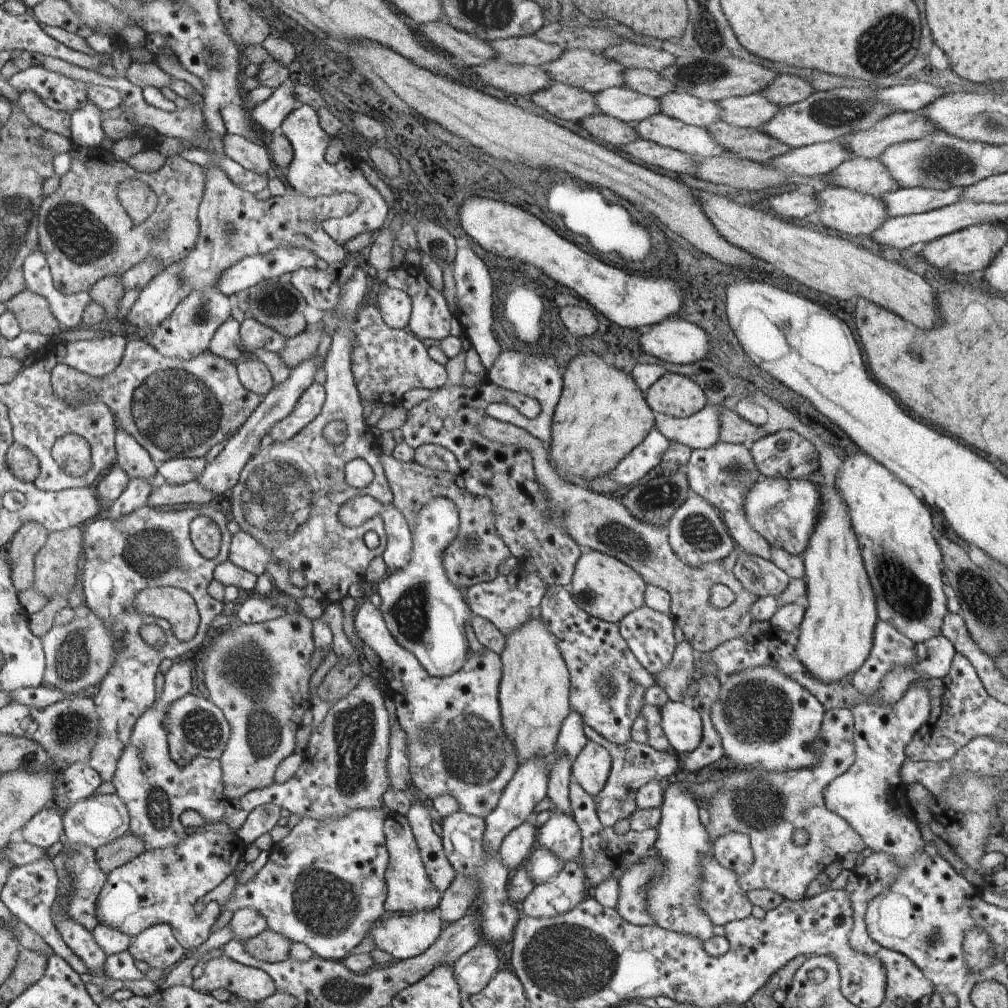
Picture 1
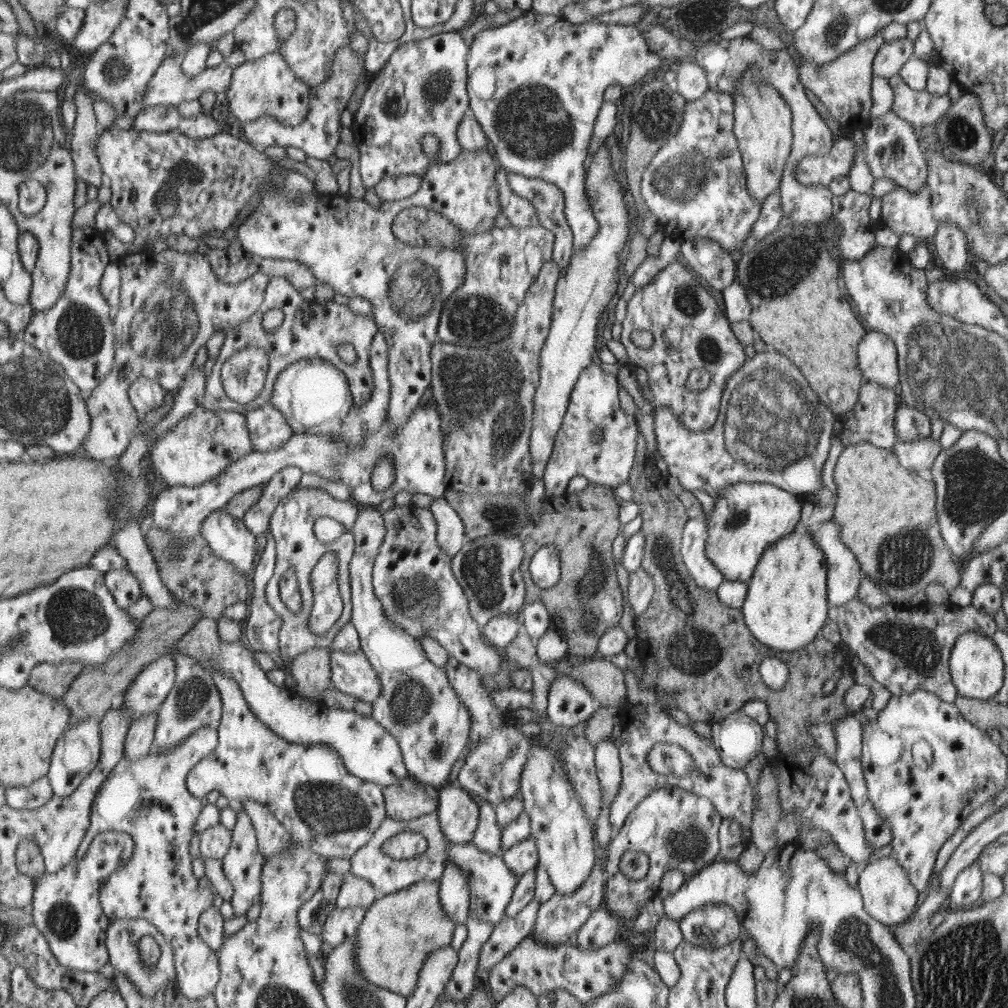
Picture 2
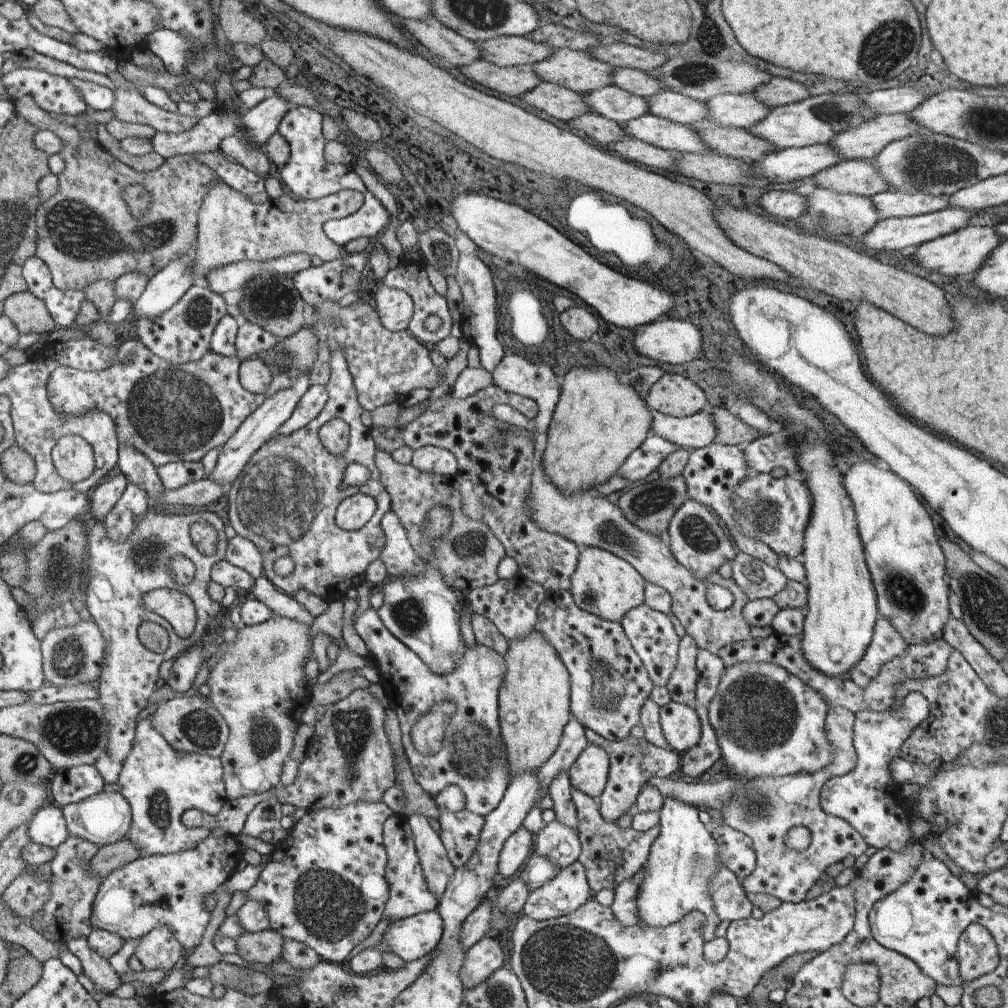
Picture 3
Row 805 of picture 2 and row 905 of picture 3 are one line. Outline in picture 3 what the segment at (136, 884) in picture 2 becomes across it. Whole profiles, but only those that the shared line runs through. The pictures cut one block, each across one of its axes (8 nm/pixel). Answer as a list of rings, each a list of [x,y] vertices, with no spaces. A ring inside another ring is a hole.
[[[226,834],[218,838],[209,835],[196,848],[166,855],[140,857],[117,869],[101,882],[91,916],[93,928],[118,934],[124,941],[129,941],[141,938],[154,928],[166,926],[182,942],[184,948],[188,948],[188,951],[194,950],[200,945],[206,926],[210,922],[210,911],[206,912],[202,906],[204,898],[216,892],[216,888],[226,880],[226,876],[230,876],[230,872],[234,872],[236,866],[239,866],[238,858],[242,858],[240,844],[241,842],[231,835]]]

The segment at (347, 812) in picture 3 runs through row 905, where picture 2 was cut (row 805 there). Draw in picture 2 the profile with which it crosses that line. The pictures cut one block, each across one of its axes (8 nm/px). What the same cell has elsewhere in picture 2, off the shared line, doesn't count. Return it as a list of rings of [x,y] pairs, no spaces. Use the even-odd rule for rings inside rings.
[[[218,665],[216,668],[210,667],[207,671],[223,695],[223,722],[217,729],[218,745],[212,756],[204,758],[188,773],[187,788],[199,799],[217,793],[229,800],[250,800],[267,806],[295,842],[308,846],[315,854],[326,859],[352,859],[360,848],[371,842],[386,818],[384,789],[350,772],[339,753],[326,744],[300,745],[277,736],[251,711],[236,679],[218,671]]]

